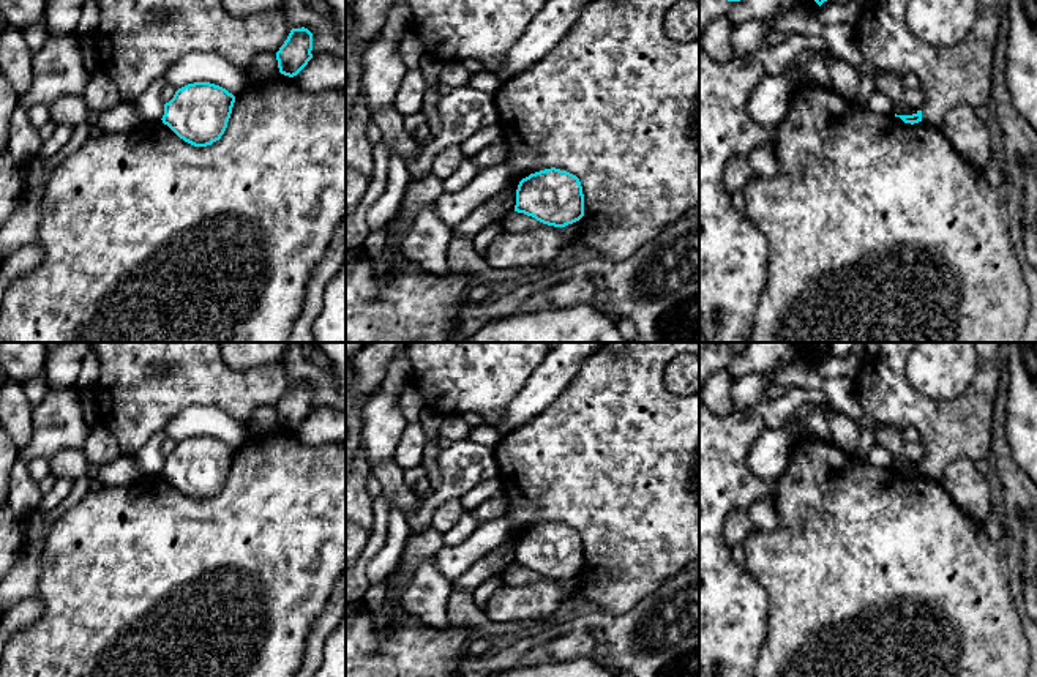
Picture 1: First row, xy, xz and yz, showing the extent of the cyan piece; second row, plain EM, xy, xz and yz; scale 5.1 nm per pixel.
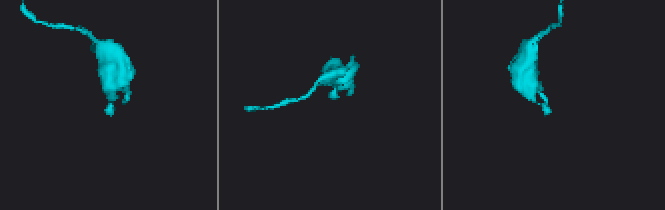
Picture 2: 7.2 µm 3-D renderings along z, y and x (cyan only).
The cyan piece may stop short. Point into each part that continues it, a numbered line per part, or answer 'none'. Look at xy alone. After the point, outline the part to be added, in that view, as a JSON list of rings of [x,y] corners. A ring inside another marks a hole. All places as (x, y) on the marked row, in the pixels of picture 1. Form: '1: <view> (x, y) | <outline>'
none

